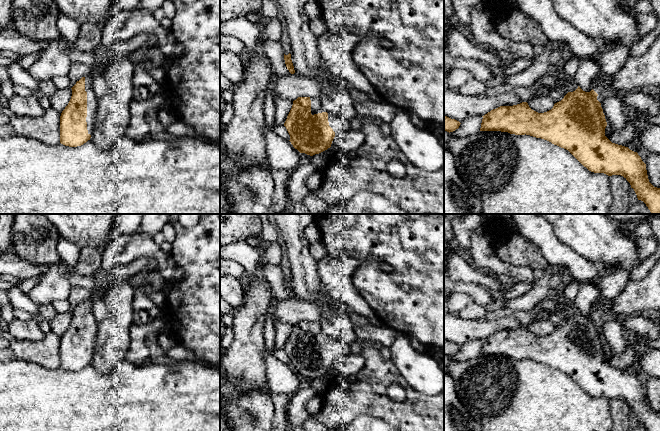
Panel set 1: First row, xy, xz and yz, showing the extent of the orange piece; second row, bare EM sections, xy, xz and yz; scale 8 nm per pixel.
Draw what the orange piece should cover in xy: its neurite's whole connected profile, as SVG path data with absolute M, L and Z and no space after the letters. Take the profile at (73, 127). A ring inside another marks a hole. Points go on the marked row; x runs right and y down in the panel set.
M87 73L71 89L71 99L60 116L60 143L77 147L90 140L97 115L92 73Z

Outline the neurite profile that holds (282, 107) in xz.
M277 98L274 100L275 105L275 117L274 125L284 125L287 116L292 108L293 101Z

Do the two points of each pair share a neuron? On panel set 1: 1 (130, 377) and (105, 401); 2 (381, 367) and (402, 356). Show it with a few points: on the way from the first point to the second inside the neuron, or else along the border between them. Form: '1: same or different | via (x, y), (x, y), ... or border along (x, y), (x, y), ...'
1: same | via (124, 383), (111, 396)
2: different | border along (389, 359), (406, 381)

